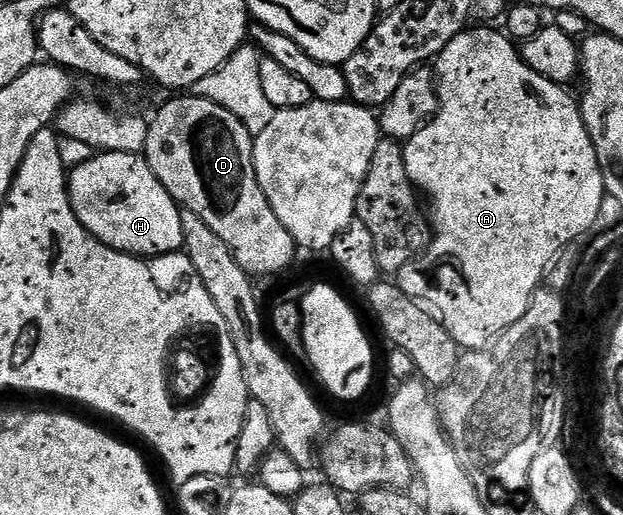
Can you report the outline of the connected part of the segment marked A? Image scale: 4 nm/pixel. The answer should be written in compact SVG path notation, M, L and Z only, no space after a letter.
M474 27L464 29L448 43L445 51L441 51L439 56L434 58L433 72L439 94L439 109L435 112L434 119L403 145L405 171L409 175L411 184L416 190L423 192L424 189L428 199L431 200L429 225L433 232L422 256L401 267L397 275L397 284L402 293L422 303L439 318L445 331L453 335L453 339L463 351L486 349L494 345L505 330L513 327L513 323L517 323L521 315L529 311L532 299L544 284L547 268L551 266L552 259L565 246L578 242L579 236L589 234L590 228L594 226L594 220L597 219L597 213L601 211L601 201L605 194L597 151L593 139L589 139L589 131L579 110L579 101L571 98L564 86L545 79L545 75L537 75L533 67L526 65L516 42L506 32L498 29L498 33L495 27L479 28L483 29L474 29Z

